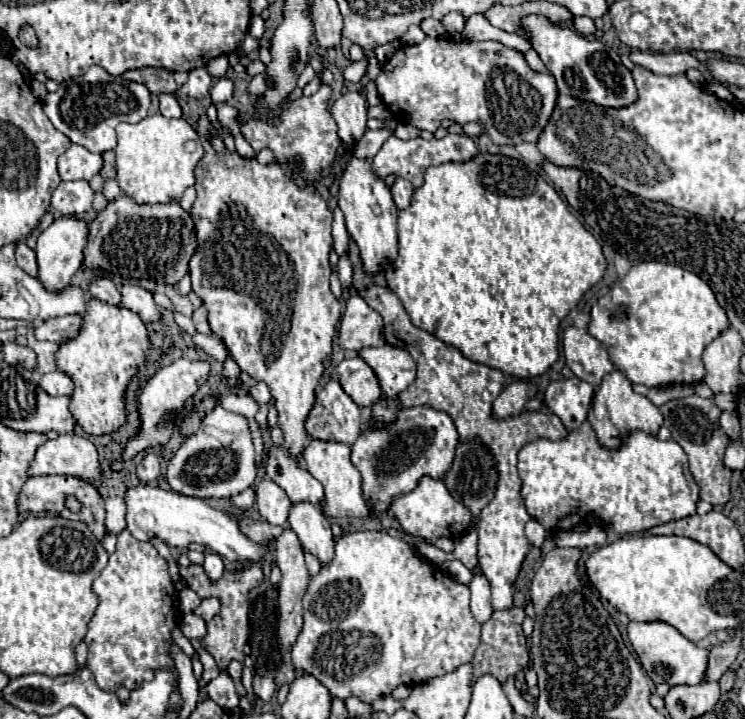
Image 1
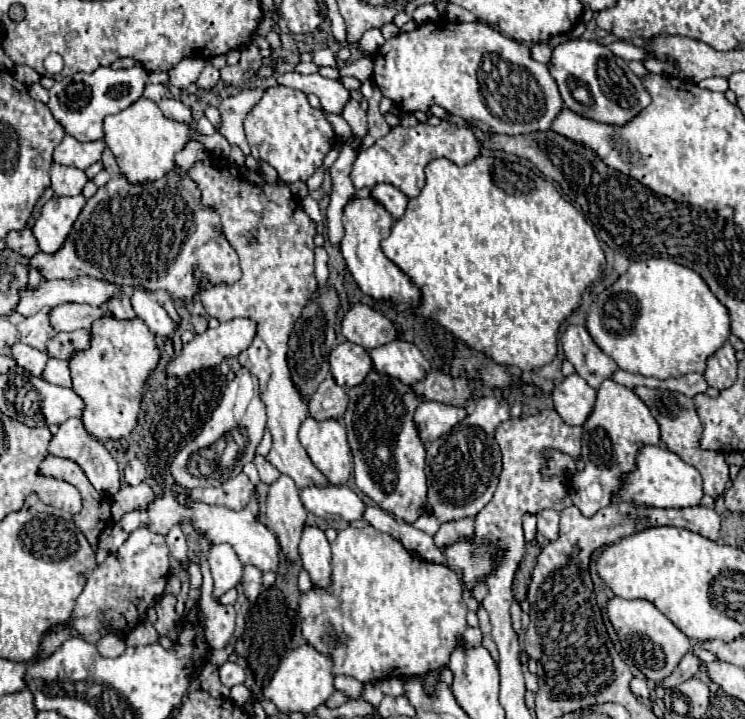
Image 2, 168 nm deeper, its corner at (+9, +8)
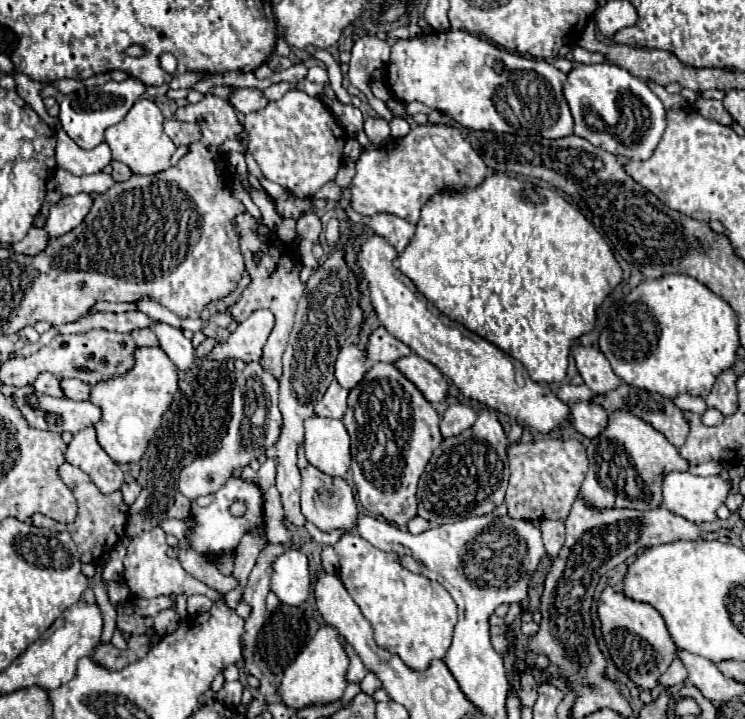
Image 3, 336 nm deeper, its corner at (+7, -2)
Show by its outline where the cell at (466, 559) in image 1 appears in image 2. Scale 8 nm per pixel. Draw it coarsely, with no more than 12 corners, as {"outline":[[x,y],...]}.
{"outline":[[481,398],[427,446],[439,522],[479,514],[501,474],[505,398]]}

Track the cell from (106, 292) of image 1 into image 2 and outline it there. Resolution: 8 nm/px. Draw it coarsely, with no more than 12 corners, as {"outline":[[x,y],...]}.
{"outline":[[127,294],[105,304],[115,318],[133,320],[137,314]]}

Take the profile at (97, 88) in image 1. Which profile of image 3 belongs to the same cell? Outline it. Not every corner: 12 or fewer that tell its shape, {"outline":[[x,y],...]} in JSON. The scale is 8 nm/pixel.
{"outline":[[137,78],[61,96],[59,122],[81,148],[103,142],[145,94]]}

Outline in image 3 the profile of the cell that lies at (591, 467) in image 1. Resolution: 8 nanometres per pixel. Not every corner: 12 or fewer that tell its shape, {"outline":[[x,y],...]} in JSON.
{"outline":[[673,470],[661,506],[689,522],[717,518],[729,480]]}

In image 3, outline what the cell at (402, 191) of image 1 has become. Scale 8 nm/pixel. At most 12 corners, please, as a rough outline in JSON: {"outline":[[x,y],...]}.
{"outline":[[395,214],[359,216],[375,234],[385,236],[397,252],[409,244],[415,232],[413,224]]}

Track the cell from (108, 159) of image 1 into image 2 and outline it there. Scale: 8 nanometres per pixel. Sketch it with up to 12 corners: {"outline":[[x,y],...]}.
{"outline":[[105,148],[101,162],[111,176],[119,176],[119,166],[109,148]]}

